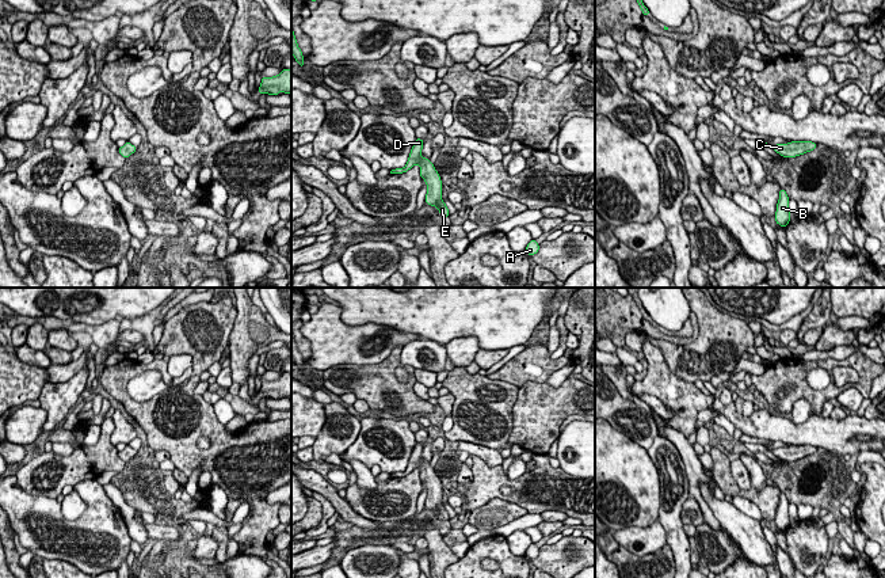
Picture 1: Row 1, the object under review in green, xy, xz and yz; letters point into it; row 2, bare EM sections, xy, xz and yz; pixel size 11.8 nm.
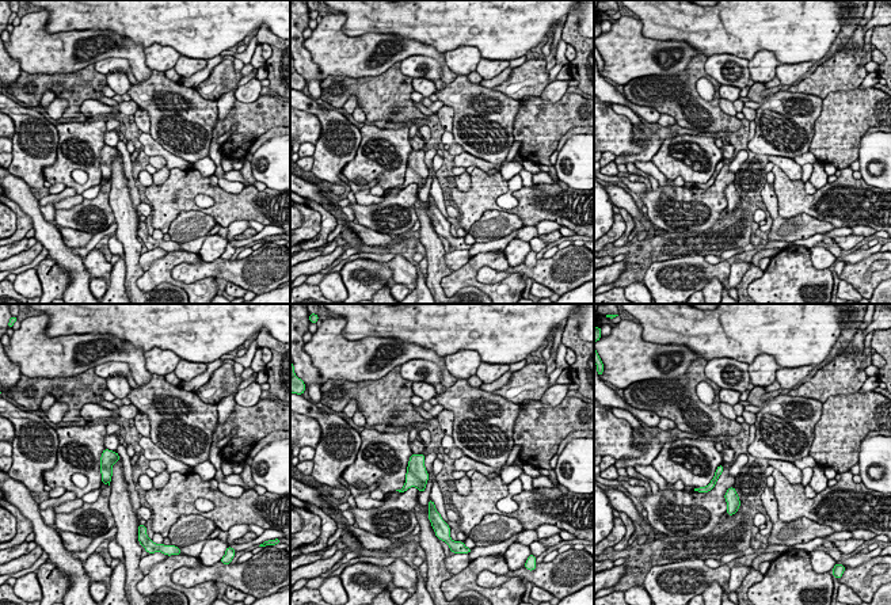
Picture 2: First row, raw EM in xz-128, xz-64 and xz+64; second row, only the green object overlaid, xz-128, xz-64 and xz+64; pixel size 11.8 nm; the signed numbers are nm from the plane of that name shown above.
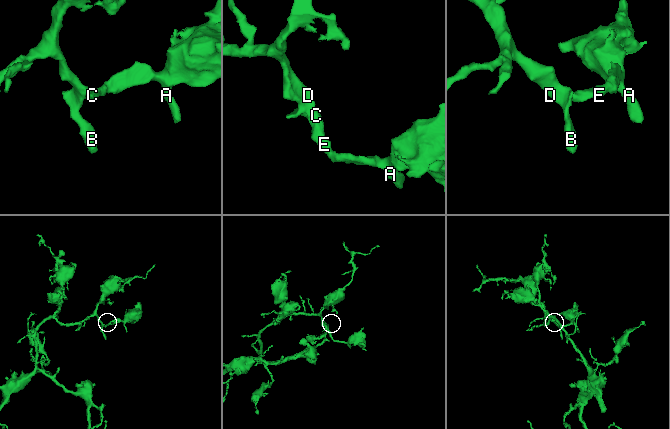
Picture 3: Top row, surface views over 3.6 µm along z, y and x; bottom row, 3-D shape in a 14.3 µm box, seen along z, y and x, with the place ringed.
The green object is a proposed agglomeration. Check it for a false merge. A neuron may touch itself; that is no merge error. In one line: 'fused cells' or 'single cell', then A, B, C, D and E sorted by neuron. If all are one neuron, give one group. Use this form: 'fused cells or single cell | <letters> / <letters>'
single cell | A B C D E

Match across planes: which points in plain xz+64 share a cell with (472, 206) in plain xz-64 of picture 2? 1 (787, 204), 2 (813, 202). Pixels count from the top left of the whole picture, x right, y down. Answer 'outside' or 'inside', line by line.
1: inside
2: inside

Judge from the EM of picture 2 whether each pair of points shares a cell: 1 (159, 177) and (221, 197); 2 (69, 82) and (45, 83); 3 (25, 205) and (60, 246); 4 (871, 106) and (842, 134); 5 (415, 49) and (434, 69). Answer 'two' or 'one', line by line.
1: two
2: one
3: one
4: one
5: two

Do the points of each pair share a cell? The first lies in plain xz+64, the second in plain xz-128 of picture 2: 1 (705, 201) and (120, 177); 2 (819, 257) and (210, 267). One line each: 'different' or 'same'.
1: different
2: different

